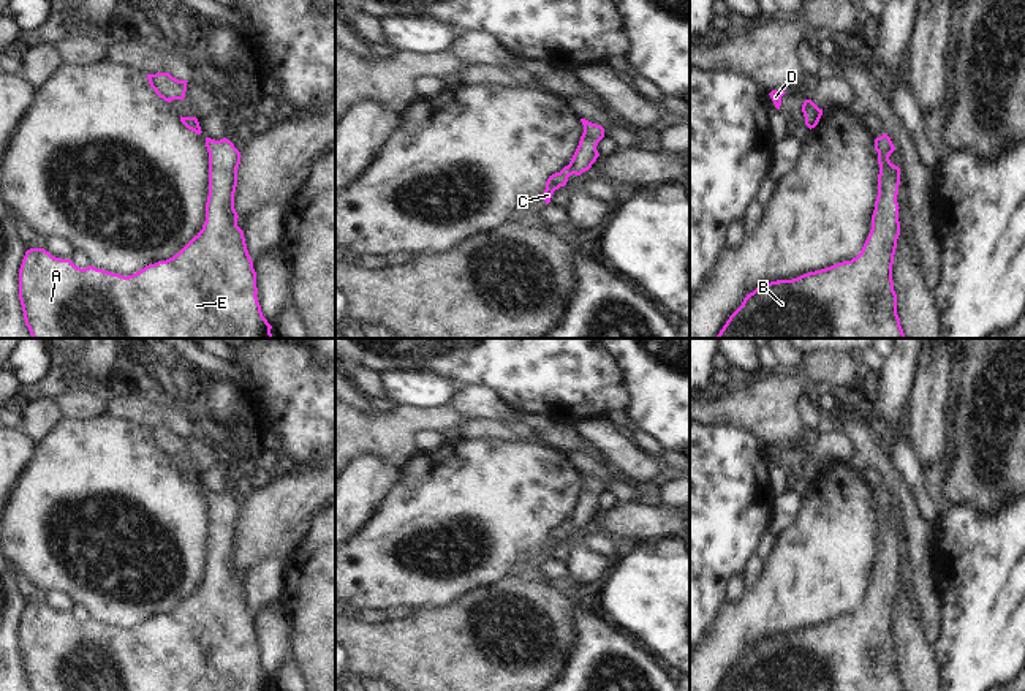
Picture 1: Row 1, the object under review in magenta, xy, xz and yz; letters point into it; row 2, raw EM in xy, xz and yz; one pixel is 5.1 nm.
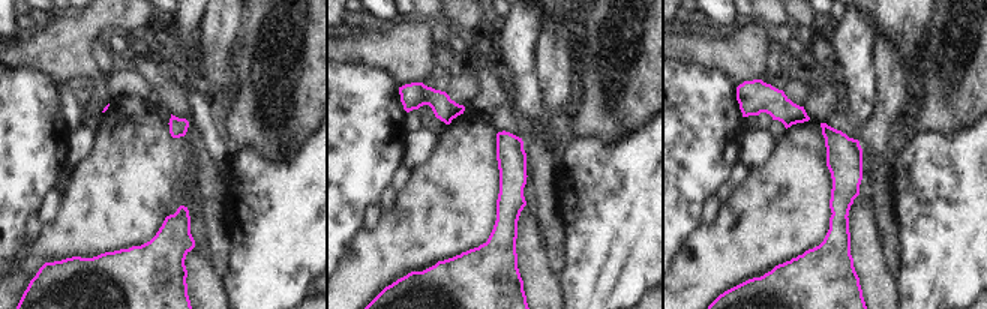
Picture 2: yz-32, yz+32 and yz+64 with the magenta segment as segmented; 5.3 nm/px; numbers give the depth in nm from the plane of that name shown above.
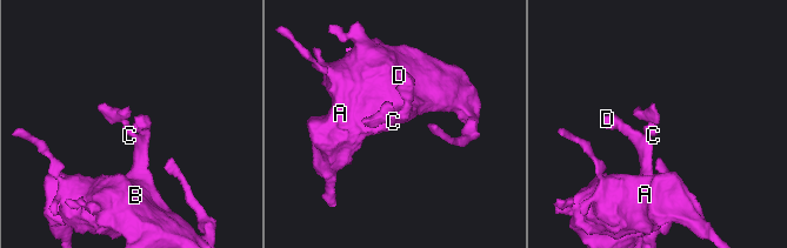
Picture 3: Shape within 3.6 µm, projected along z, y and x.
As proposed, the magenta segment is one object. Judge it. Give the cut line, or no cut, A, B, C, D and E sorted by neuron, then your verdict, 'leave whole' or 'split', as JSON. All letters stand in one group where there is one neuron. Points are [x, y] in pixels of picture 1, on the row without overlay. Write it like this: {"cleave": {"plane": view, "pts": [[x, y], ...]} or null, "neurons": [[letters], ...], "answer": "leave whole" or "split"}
{"cleave": null, "neurons": [["A", "B", "C", "D", "E"]], "answer": "leave whole"}

